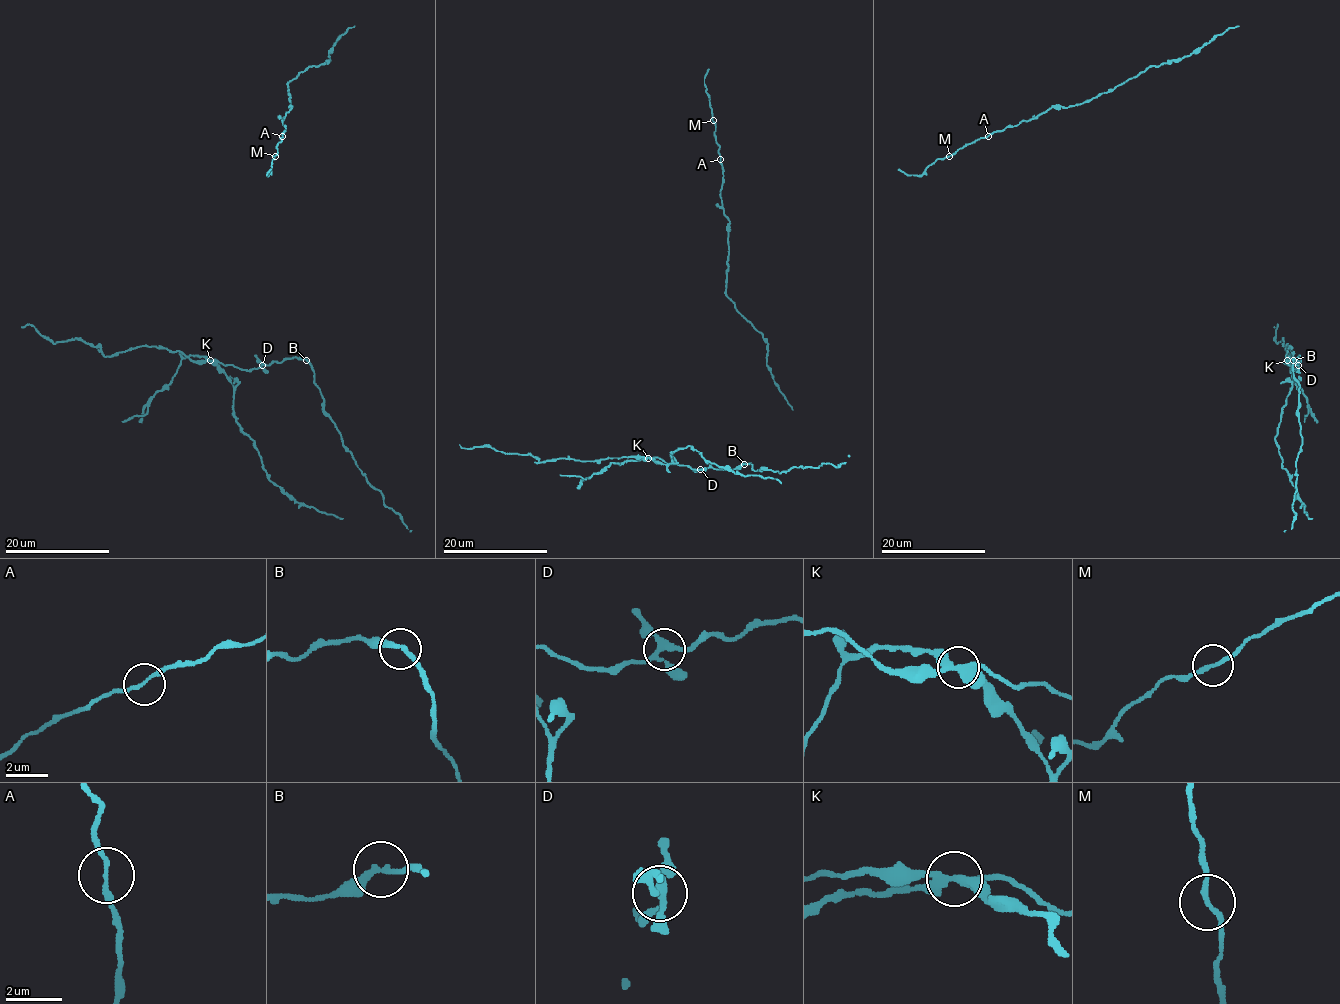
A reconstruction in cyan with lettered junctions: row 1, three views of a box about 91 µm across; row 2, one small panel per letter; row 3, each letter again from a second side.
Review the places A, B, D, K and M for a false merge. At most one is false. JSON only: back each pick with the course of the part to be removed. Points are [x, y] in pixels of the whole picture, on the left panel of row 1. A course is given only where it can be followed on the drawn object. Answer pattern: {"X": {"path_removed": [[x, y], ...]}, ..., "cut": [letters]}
{"K": {"path_removed": [[210, 360], [234, 387], [236, 423], [257, 448], [262, 469], [270, 480], [297, 501], [342, 519]]}, "cut": ["K"]}

